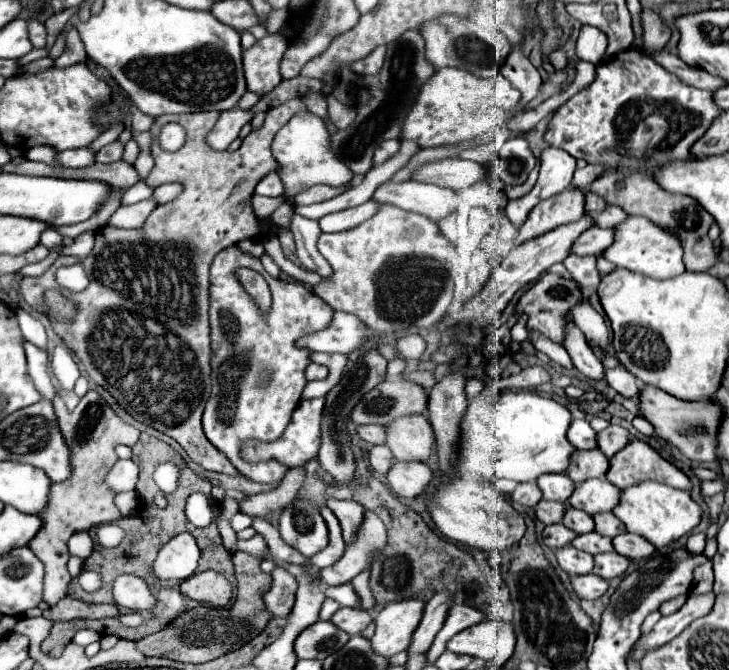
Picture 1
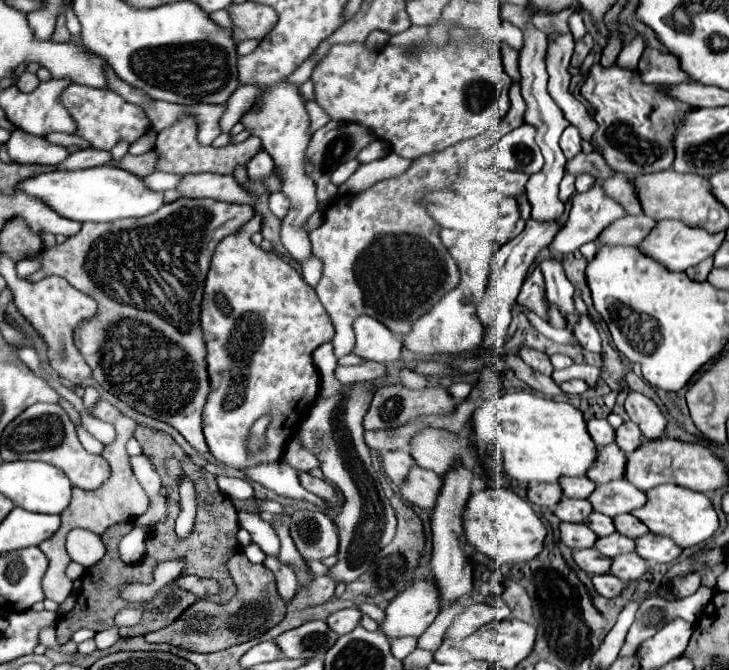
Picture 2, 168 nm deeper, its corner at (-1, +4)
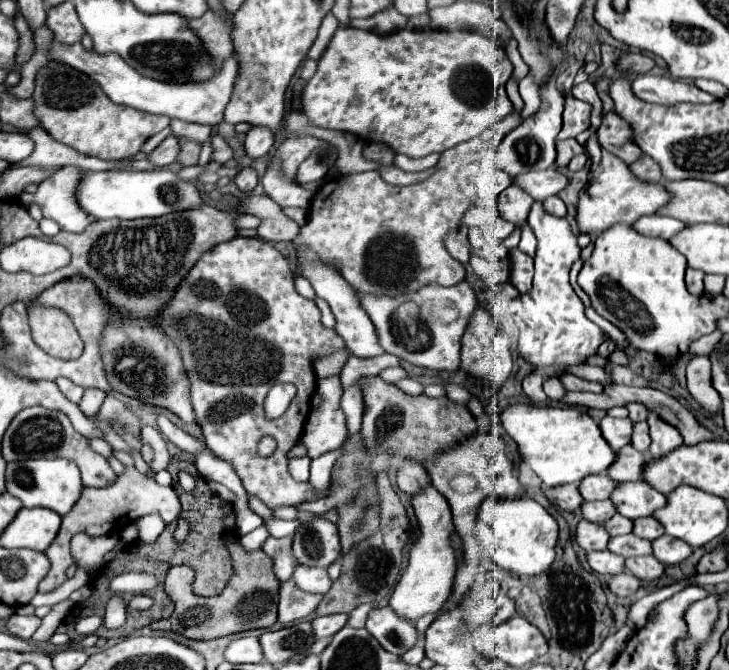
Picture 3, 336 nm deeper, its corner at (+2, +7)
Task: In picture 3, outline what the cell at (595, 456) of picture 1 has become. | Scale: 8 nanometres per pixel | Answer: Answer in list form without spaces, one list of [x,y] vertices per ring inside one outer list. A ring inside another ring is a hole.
[[[626,445],[624,449],[618,451],[618,459],[616,463],[608,469],[608,475],[612,479],[620,481],[638,481],[644,475],[644,467],[650,461],[648,453],[642,453],[638,449],[634,449],[632,445]]]

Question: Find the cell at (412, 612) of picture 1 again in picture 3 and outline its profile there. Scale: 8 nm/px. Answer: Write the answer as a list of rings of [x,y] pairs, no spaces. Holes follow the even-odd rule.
[[[428,485],[424,491],[420,491],[416,497],[412,497],[414,515],[418,519],[420,537],[412,545],[408,555],[408,567],[404,569],[400,581],[396,583],[394,593],[390,595],[390,607],[406,617],[408,621],[416,621],[426,613],[438,613],[444,609],[448,597],[452,595],[454,575],[456,575],[456,551],[452,545],[448,545],[448,537],[452,537],[452,513],[448,501],[442,497],[440,491],[436,491],[432,485]]]

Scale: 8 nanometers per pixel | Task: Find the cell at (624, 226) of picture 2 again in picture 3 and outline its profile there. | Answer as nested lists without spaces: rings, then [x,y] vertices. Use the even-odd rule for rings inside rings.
[[[648,215],[640,217],[640,221],[634,223],[636,231],[648,237],[660,237],[660,239],[672,239],[672,235],[680,233],[680,229],[686,229],[686,225],[678,219],[664,217],[664,215]]]

